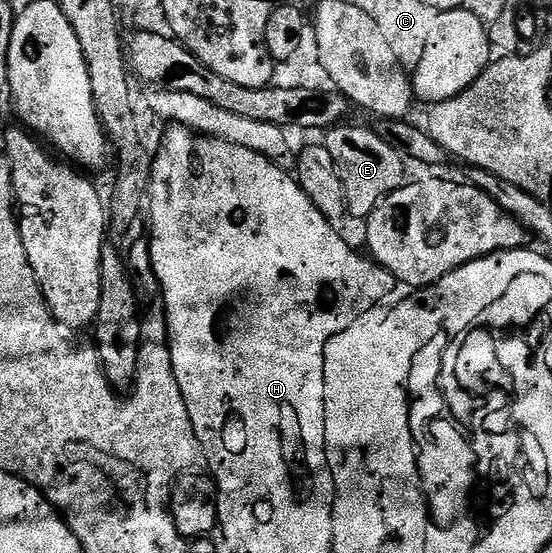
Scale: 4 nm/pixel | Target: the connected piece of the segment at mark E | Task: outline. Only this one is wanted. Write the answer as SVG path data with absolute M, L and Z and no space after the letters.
M345 122L324 133L323 145L330 152L337 168L339 178L342 180L343 190L346 192L346 213L350 217L361 216L368 218L370 214L392 192L406 183L406 161L379 138L379 134L372 128L360 128L354 122Z

